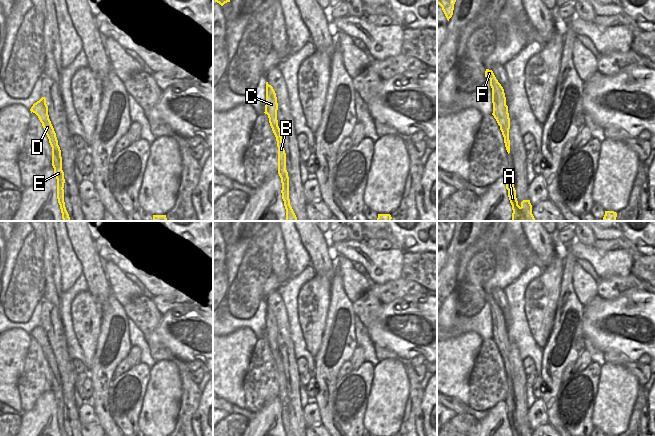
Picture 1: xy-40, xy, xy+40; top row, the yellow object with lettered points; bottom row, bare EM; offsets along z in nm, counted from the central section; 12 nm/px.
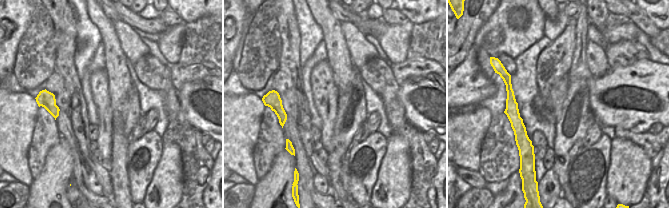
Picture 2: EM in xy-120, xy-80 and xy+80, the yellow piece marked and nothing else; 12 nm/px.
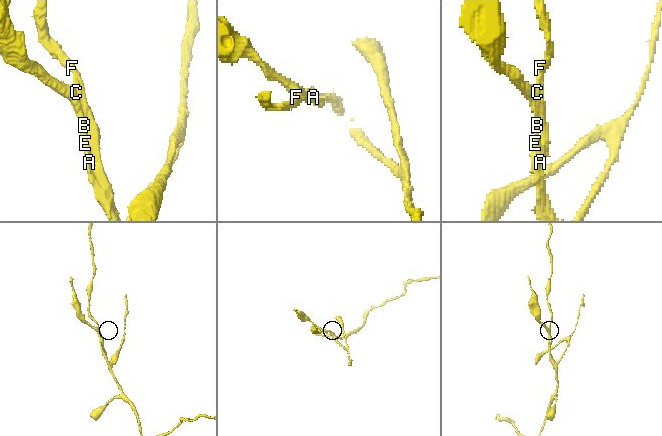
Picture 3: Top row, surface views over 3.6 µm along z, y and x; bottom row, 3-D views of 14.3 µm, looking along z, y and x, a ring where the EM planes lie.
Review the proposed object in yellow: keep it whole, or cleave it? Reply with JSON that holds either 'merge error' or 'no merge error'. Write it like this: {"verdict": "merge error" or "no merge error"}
{"verdict": "merge error"}

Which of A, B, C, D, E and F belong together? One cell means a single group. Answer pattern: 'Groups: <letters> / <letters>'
Groups: A C F / B D E

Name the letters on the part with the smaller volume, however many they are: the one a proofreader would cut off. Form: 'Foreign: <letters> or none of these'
Foreign: B, D, E

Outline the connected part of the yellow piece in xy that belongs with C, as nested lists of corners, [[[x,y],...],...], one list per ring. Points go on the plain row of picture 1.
[[[266,306],[266,329],[265,334],[268,335],[268,342],[272,344],[272,347],[275,350],[278,350],[277,344],[277,334],[278,334],[278,327],[276,317],[271,309]]]

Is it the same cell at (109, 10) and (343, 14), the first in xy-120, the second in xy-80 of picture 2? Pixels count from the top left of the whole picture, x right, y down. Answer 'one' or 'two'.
one

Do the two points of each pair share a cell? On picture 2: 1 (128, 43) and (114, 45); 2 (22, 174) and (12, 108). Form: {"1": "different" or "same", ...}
{"1": "different", "2": "same"}

